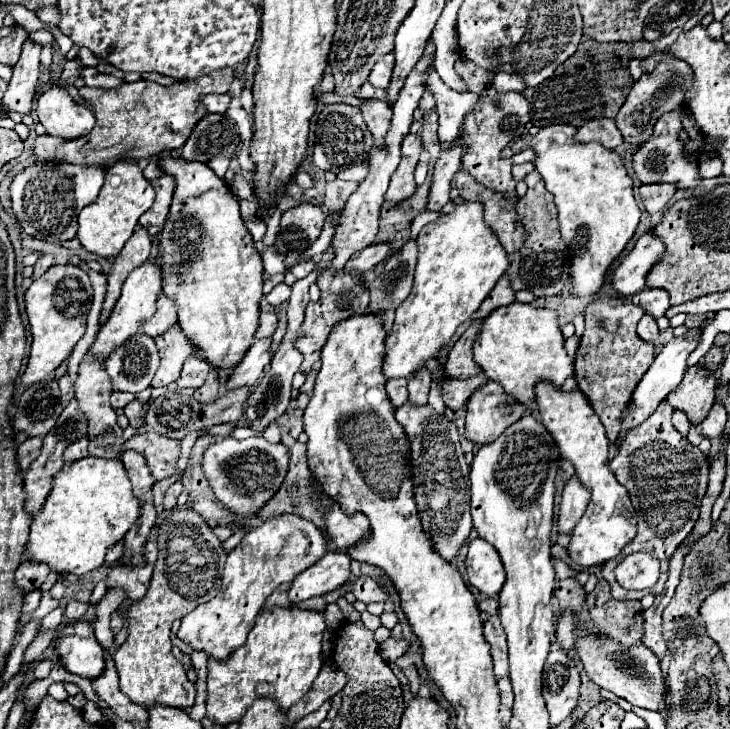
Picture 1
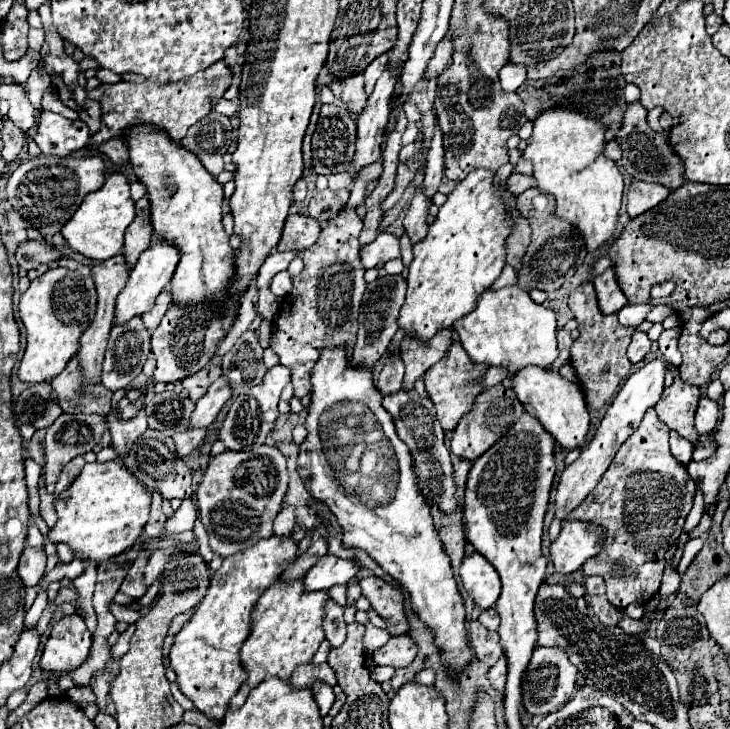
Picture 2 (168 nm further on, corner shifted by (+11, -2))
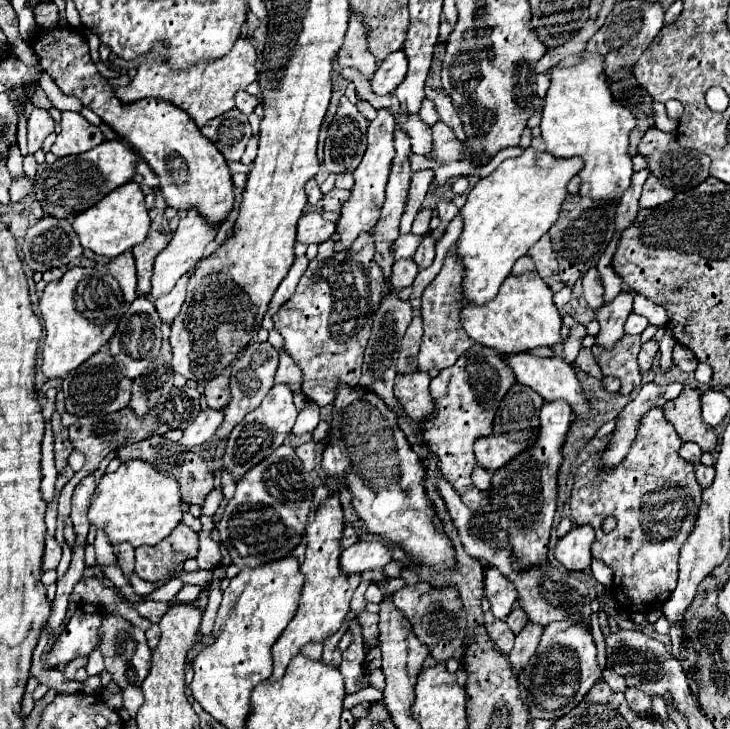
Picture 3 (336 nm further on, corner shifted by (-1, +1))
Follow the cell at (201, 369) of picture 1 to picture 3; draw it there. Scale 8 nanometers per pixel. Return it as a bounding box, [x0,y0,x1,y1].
[204,375,230,409]

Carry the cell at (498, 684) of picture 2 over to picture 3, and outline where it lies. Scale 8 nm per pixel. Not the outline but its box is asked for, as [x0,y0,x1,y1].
[508,621,542,669]

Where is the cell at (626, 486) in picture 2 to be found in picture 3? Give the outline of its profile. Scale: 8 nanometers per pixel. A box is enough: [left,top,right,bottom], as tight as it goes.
[570,407,702,613]

